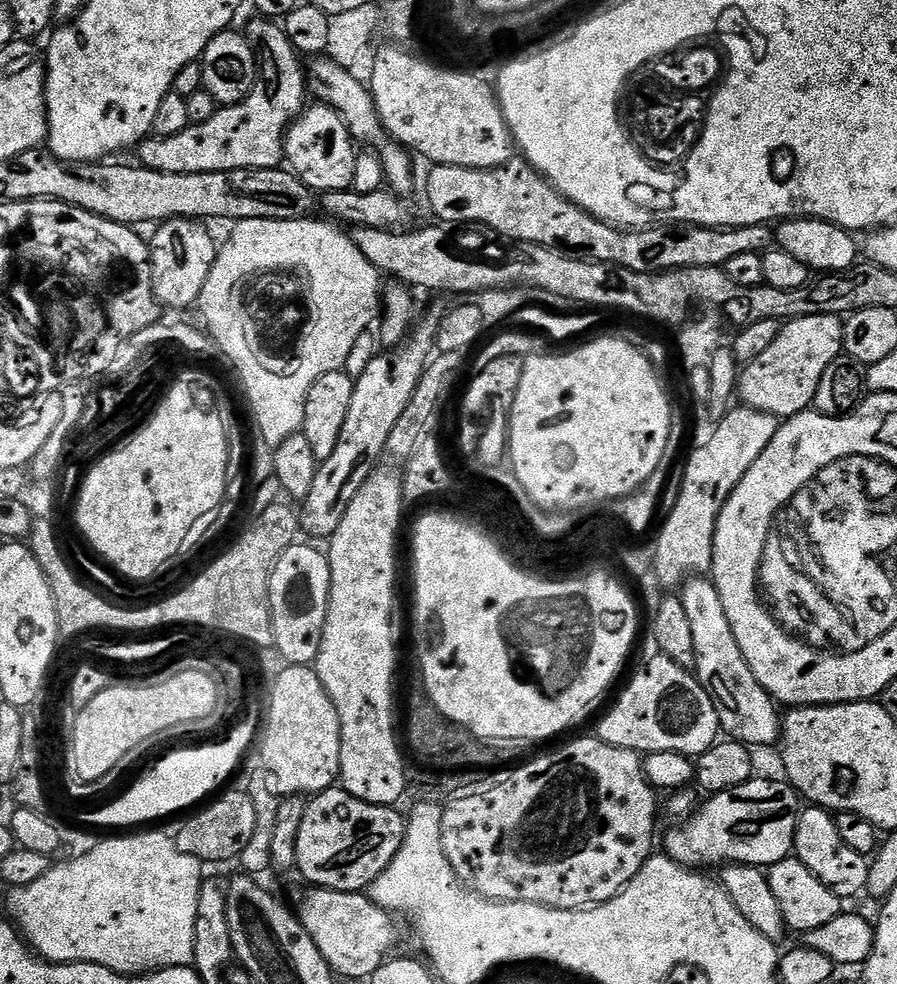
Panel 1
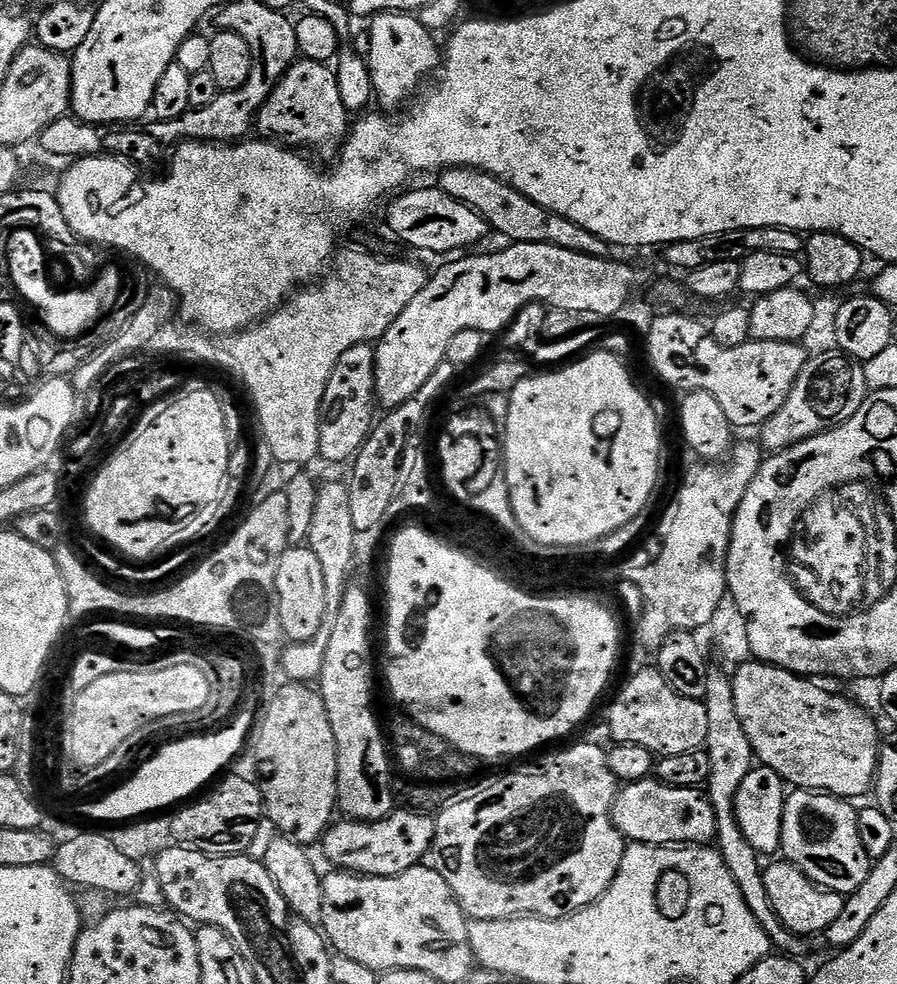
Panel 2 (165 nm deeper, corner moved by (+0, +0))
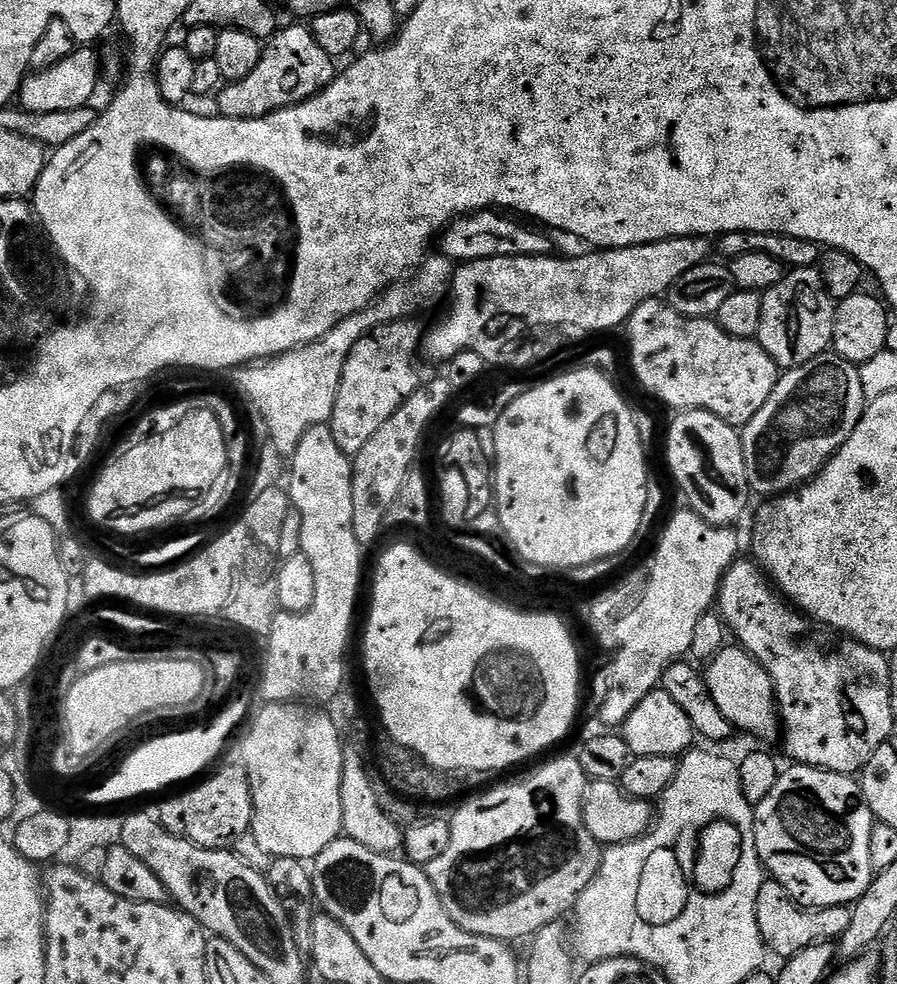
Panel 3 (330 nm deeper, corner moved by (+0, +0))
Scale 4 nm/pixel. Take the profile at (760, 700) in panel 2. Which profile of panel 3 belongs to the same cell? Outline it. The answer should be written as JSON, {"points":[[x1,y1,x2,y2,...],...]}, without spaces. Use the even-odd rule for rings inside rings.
{"points":[[741,646,721,648,713,660,707,661,708,673,703,673,710,698,716,710,723,714,733,729,749,732,760,740,777,739,782,725,776,706,776,687,772,685,770,674,759,662]]}

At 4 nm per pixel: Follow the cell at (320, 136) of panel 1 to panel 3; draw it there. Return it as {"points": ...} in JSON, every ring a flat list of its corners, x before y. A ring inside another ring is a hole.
{"points":[[292,22,289,28,281,27,270,37,258,66,254,66,246,78,225,83,219,89,214,100,215,111,229,120,260,120,272,112,317,96,338,75,336,64,333,56,318,46,311,27]]}

